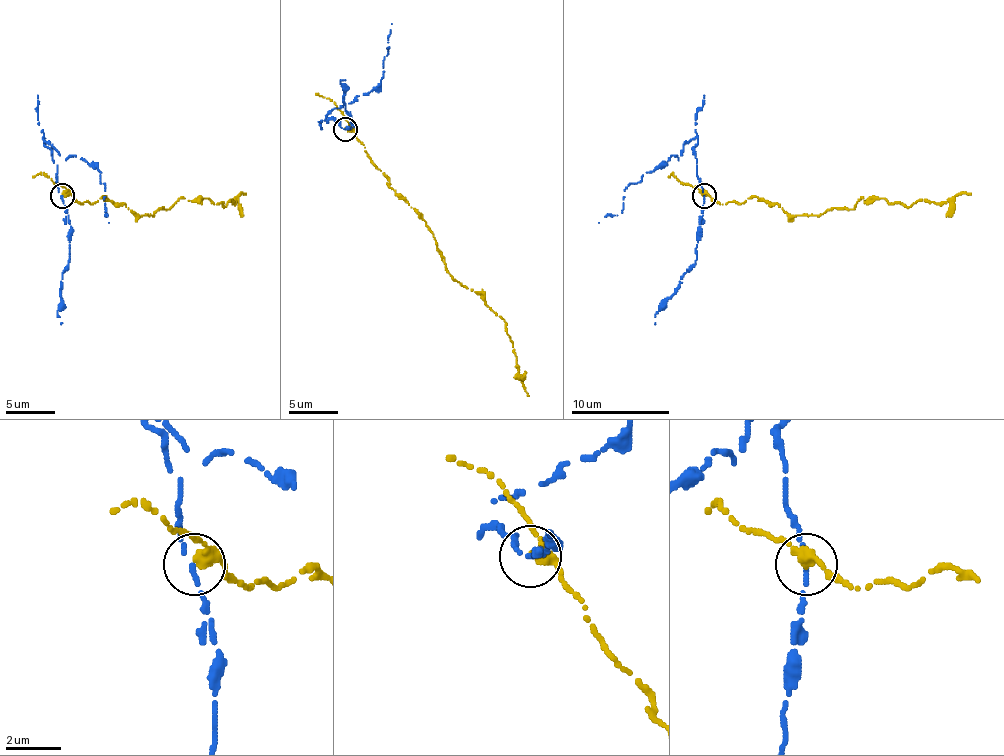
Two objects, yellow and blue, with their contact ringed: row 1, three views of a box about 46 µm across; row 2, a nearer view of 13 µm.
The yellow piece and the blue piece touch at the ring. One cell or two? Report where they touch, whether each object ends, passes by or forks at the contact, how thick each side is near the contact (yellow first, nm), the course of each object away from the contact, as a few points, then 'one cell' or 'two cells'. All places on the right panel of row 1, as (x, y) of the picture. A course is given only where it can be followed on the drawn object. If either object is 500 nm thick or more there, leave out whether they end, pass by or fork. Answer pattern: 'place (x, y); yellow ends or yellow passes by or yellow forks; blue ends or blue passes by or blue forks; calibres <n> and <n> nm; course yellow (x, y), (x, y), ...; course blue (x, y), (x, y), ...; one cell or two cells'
place (704, 195); yellow passes by; blue passes by; calibres 320 and 140 nm; course yellow (703, 196), (723, 203), (755, 196), (816, 216), (852, 208), (862, 198), (933, 203), (970, 194); course blue (703, 196), (693, 137), (679, 159), (669, 159), (627, 186), (622, 213), (598, 223); two cells

